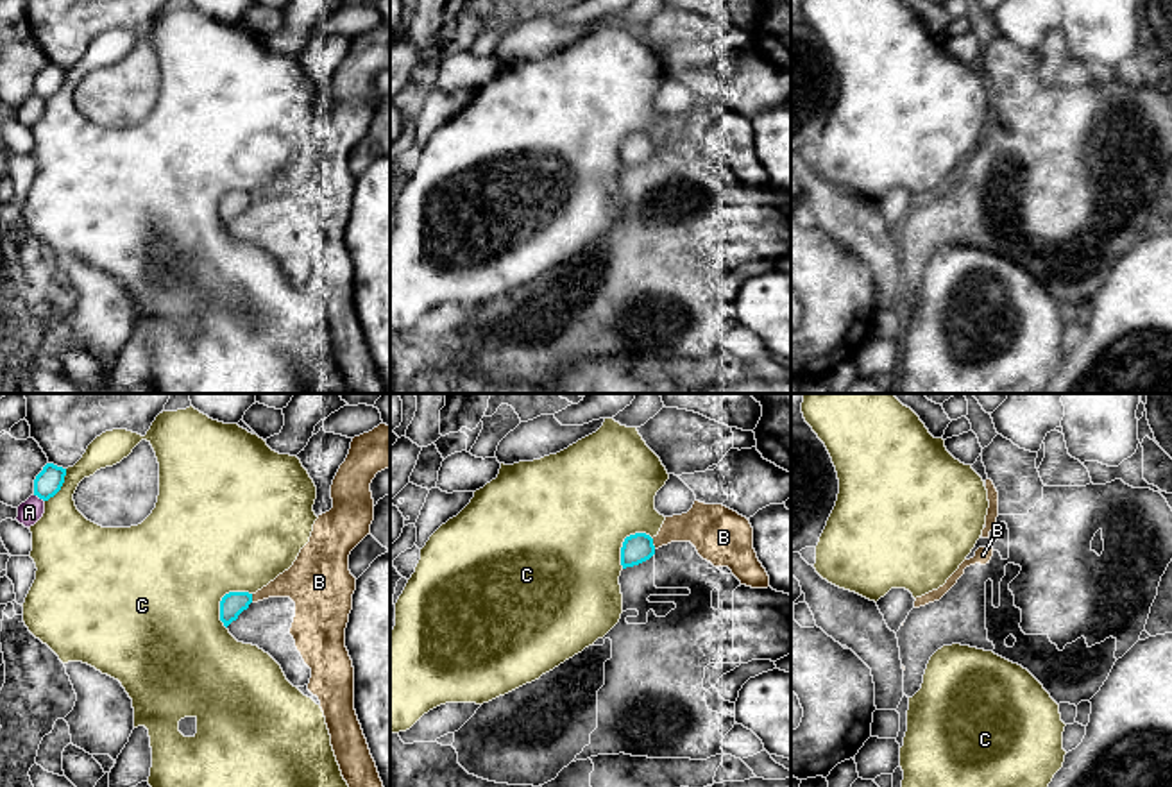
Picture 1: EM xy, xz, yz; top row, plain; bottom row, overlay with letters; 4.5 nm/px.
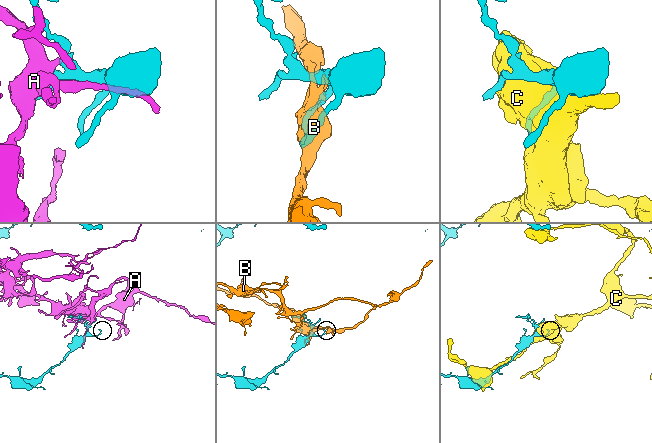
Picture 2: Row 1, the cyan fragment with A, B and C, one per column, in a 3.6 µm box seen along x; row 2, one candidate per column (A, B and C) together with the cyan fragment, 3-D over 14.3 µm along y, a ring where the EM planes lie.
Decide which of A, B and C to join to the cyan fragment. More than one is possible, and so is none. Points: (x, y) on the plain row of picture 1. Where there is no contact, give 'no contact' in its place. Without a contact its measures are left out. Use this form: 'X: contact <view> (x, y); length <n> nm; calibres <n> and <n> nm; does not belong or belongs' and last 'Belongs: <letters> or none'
A: contact xy (40, 97); length 60 nm; calibres 120 and 110 nm; does not belong
B: contact xz (652, 143); length 50 nm; calibres 130 and 190 nm; does not belong
C: contact xy (222, 199); length 200 nm; calibres 110 and 480 nm; does not belong
Belongs: none

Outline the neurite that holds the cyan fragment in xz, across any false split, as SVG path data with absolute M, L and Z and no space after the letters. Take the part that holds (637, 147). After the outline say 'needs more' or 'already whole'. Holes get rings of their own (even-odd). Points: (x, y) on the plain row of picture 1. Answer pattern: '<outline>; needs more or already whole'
M635 132L624 138L621 147L623 168L639 165L655 154L653 138L646 132Z; already whole

